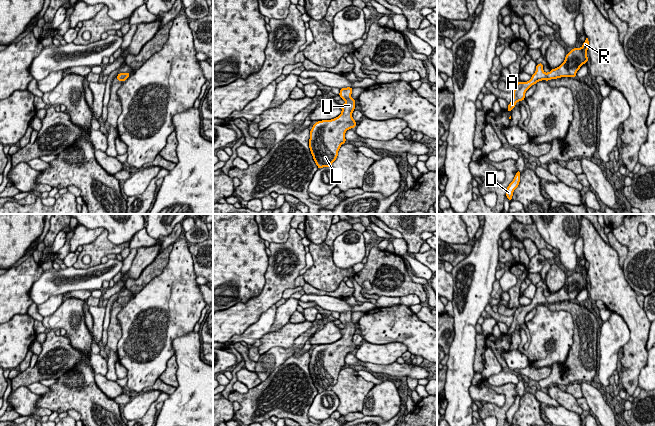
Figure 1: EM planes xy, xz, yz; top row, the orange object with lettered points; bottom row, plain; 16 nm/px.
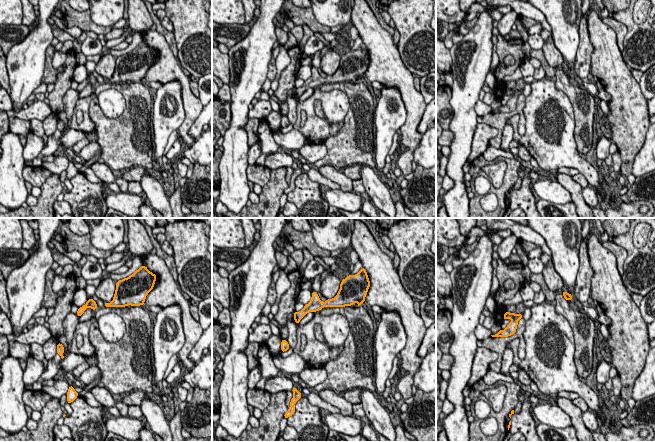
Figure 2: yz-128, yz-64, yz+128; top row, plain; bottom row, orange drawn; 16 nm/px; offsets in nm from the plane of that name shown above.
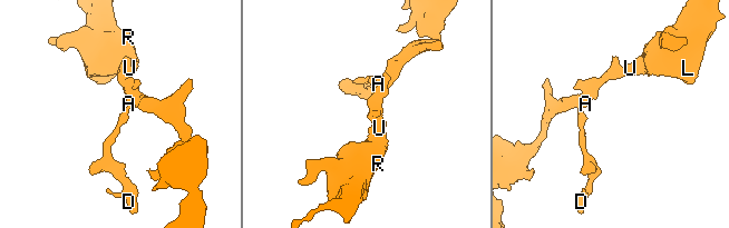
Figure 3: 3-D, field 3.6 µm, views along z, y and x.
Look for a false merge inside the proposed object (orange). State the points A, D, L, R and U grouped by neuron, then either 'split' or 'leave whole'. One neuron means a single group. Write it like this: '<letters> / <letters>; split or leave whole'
A D L R U; leave whole

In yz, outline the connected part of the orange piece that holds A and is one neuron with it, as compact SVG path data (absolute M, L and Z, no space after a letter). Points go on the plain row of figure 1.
M586 262L581 272L573 272L568 278L566 278L564 286L558 292L551 293L551 295L548 297L543 295L544 289L542 287L537 288L536 295L529 305L519 305L516 308L513 314L513 322L508 329L507 335L510 336L518 325L523 325L525 323L526 315L538 305L549 305L551 303L557 303L561 301L576 301L576 297L580 291L584 287L588 286L588 281L586 279L588 270L589 264Z

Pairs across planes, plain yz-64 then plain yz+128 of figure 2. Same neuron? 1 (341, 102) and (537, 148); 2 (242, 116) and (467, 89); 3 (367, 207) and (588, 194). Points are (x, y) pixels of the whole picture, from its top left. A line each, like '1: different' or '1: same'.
1: same
2: same
3: same

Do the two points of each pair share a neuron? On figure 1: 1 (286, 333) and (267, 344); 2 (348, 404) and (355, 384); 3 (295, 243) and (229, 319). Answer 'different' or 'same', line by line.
1: same
2: same
3: same

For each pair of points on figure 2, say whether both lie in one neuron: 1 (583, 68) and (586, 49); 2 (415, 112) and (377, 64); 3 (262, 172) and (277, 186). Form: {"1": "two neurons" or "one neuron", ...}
{"1": "one neuron", "2": "one neuron", "3": "two neurons"}

